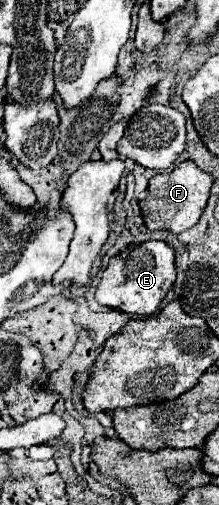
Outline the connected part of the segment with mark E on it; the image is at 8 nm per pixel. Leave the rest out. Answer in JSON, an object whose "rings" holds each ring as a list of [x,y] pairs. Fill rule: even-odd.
{"rings":[[[145,241],[133,247],[127,247],[123,253],[111,257],[109,267],[103,271],[95,297],[99,305],[129,313],[129,315],[151,315],[157,311],[159,303],[167,295],[175,281],[175,263],[173,249],[163,241]]]}

